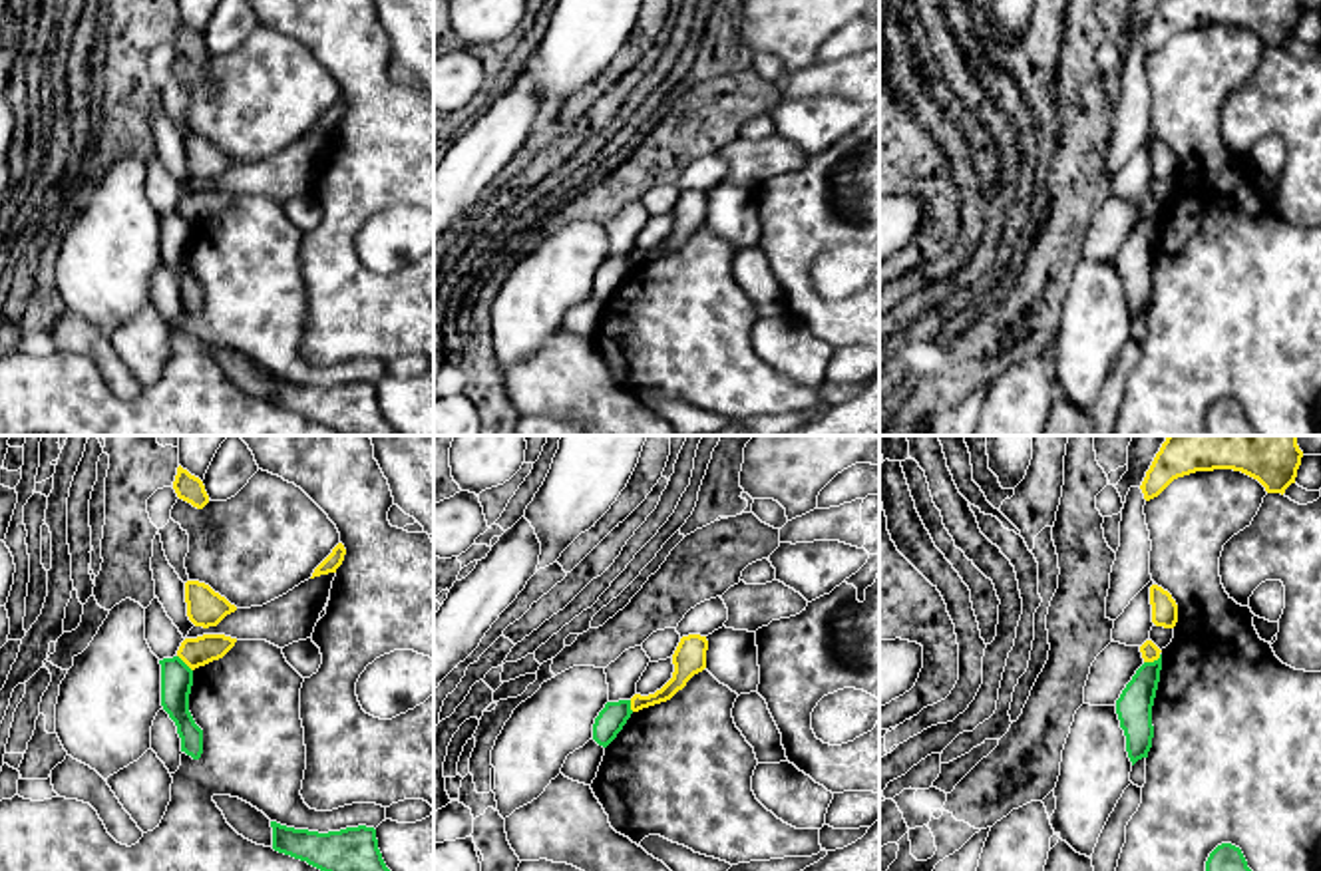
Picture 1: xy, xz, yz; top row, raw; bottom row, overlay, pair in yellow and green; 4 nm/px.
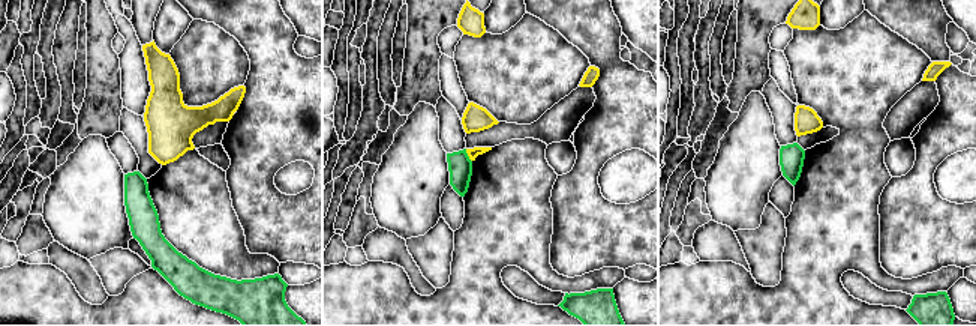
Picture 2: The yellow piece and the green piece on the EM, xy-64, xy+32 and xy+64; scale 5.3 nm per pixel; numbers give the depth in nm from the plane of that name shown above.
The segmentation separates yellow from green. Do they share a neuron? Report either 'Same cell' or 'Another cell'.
Another cell

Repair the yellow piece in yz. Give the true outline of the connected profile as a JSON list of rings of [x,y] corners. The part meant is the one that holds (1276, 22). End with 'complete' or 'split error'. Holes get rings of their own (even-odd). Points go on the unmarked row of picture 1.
[[[1162,0],[1140,40],[1144,54],[1158,52],[1174,34],[1214,24],[1233,24],[1257,34],[1267,48],[1295,38],[1299,0]]]; complete

